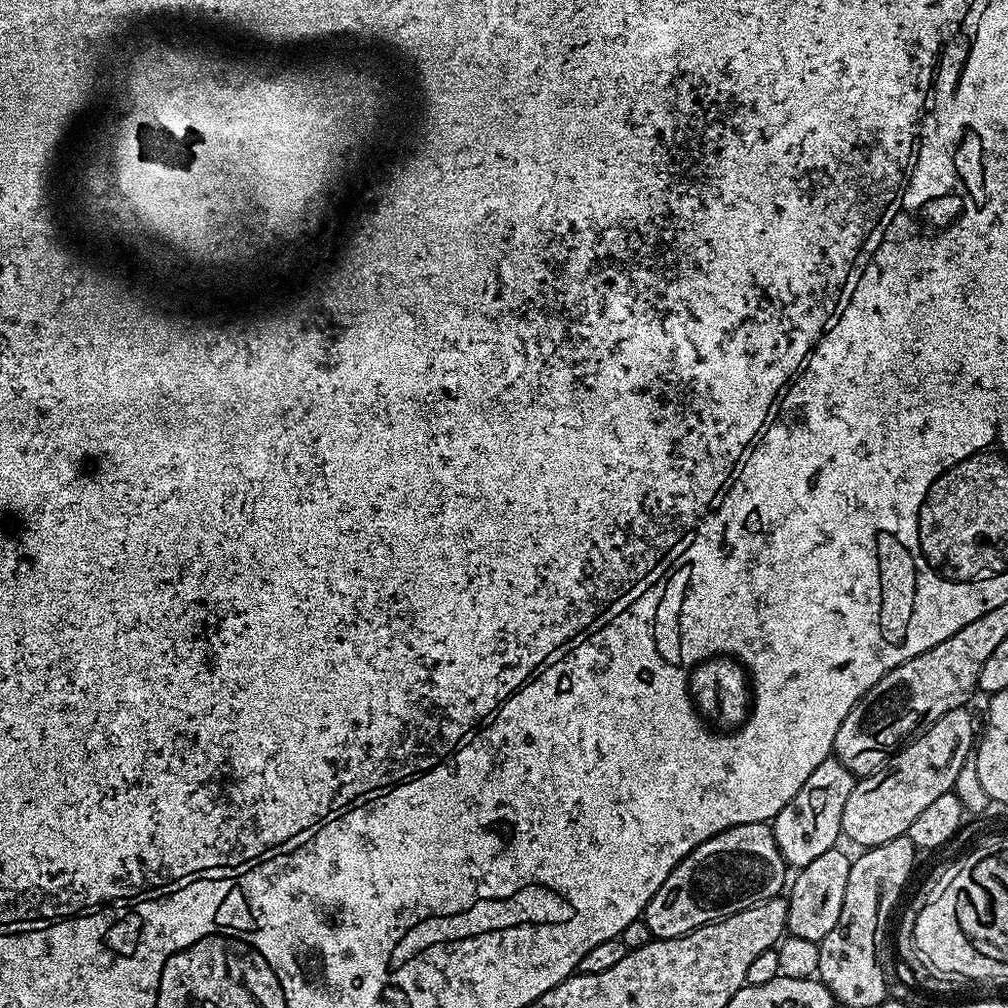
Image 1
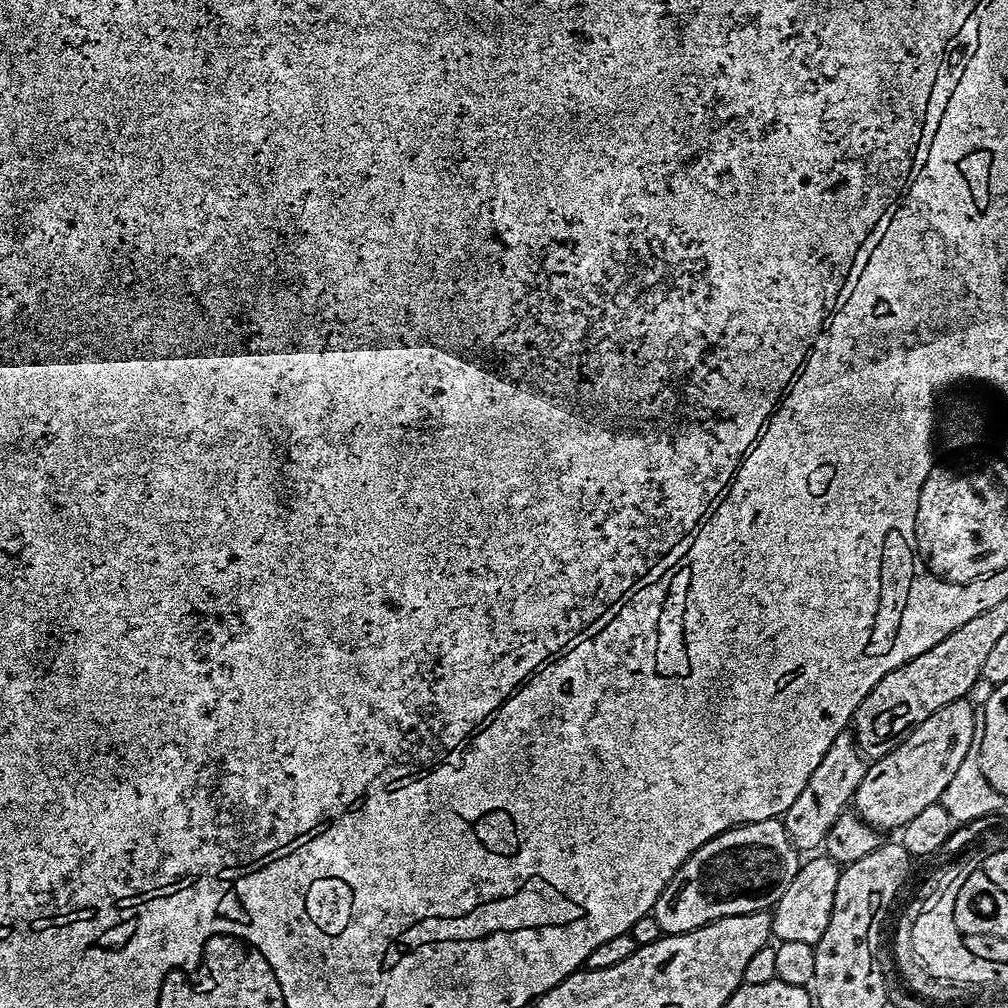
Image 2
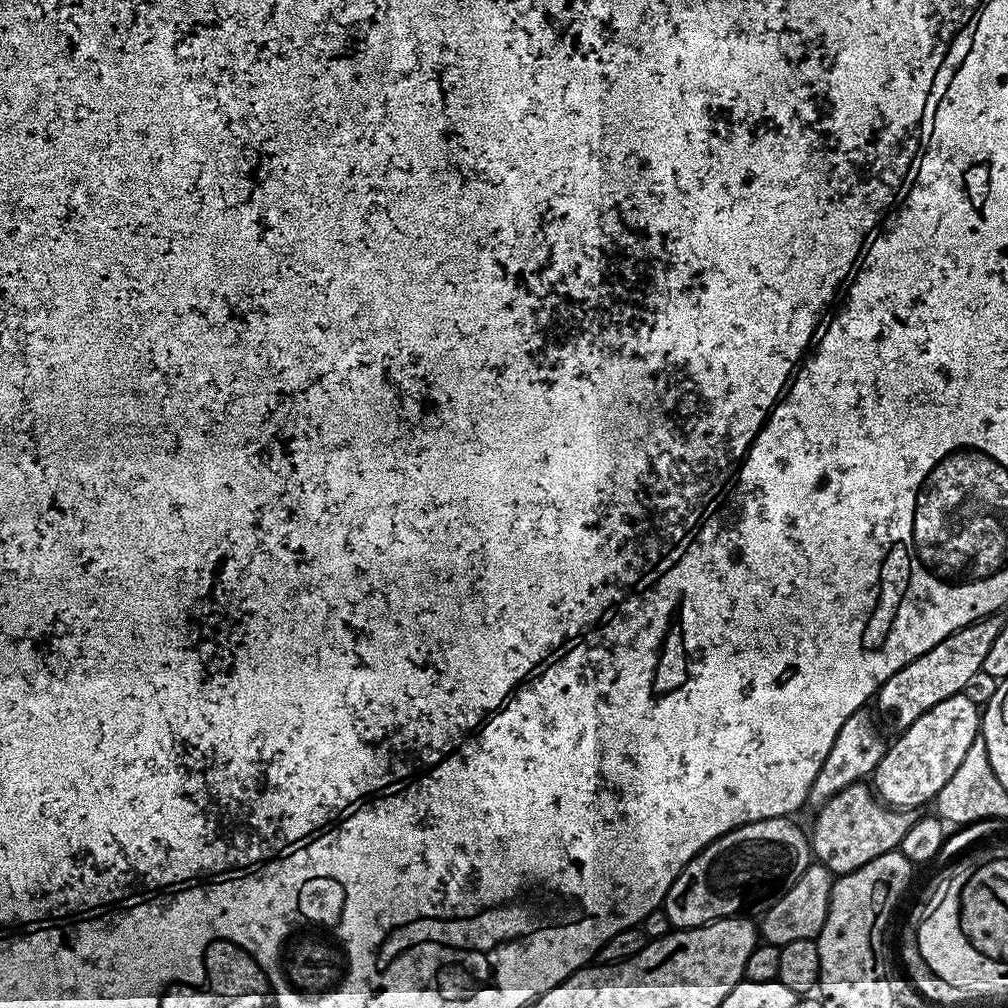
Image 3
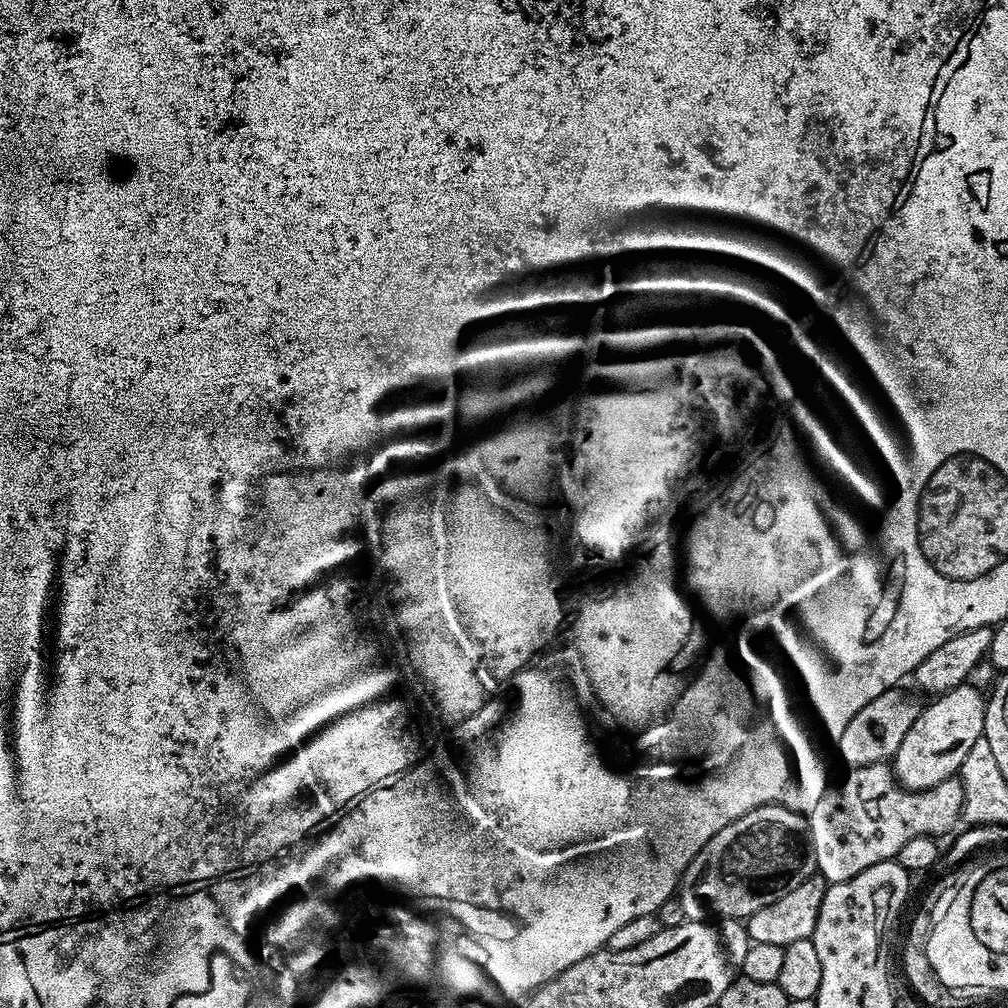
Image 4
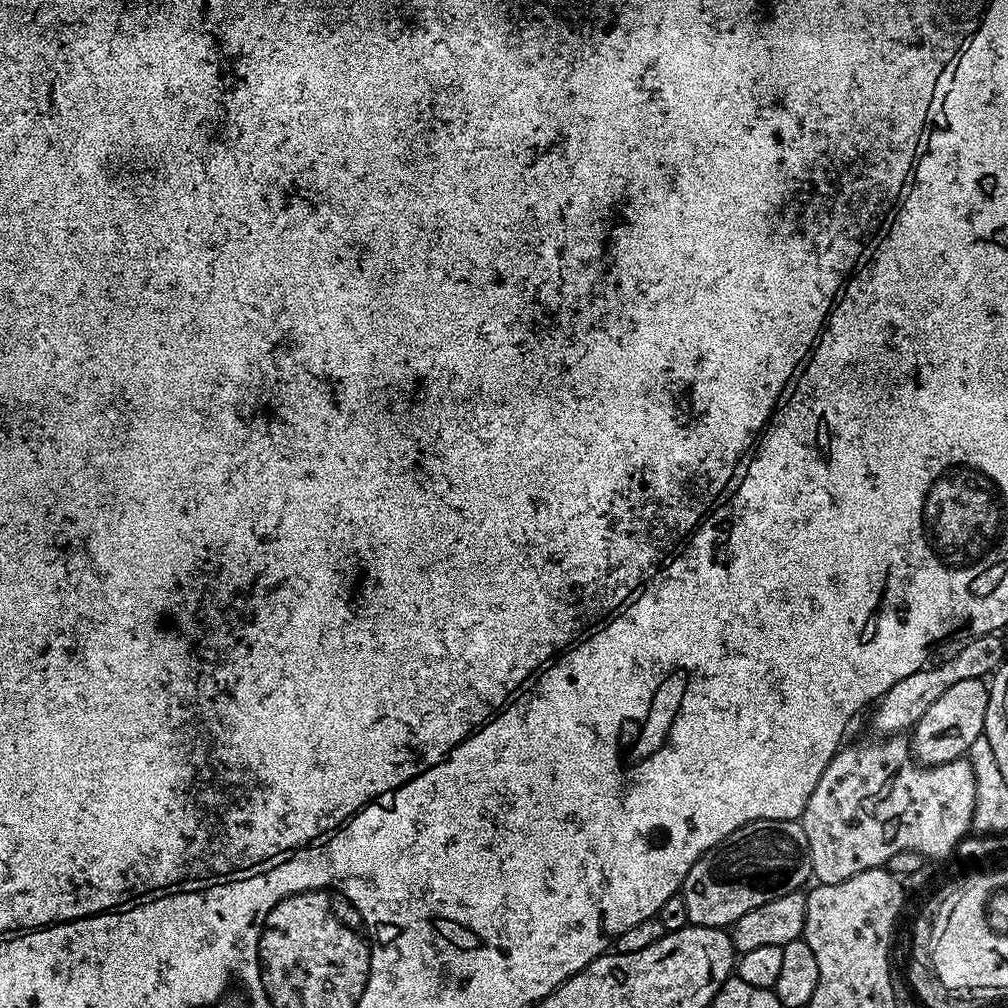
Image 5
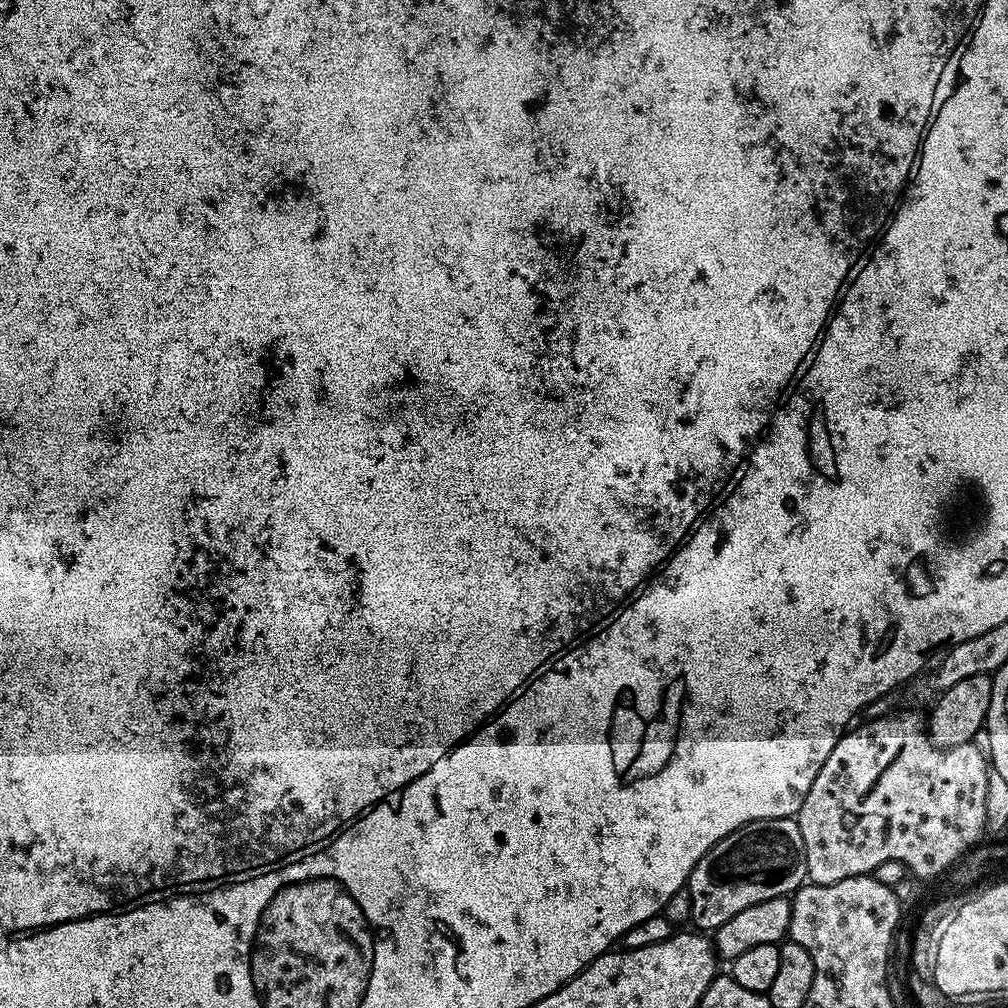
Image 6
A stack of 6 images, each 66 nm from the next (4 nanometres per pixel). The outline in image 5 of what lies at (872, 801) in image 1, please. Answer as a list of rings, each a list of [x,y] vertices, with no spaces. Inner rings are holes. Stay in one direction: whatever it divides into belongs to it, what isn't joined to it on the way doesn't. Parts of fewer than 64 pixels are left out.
[[[984,680],[954,682],[954,686],[943,692],[934,706],[922,714],[915,728],[911,729],[910,747],[913,757],[925,766],[961,759],[969,751],[971,743],[984,734],[988,690],[989,685]]]

